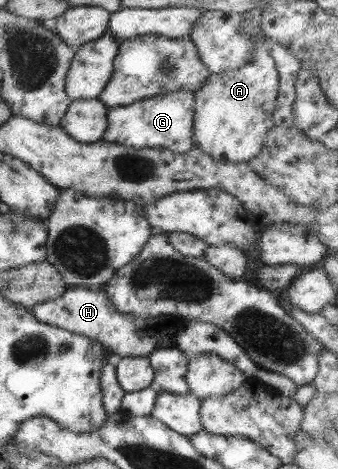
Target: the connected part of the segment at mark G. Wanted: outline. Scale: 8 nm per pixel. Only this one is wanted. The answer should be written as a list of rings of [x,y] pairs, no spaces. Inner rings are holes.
[[[174,91],[142,99],[125,106],[109,108],[107,130],[103,140],[134,147],[134,149],[166,148],[176,154],[186,154],[195,147],[193,144],[195,116],[194,92]]]

